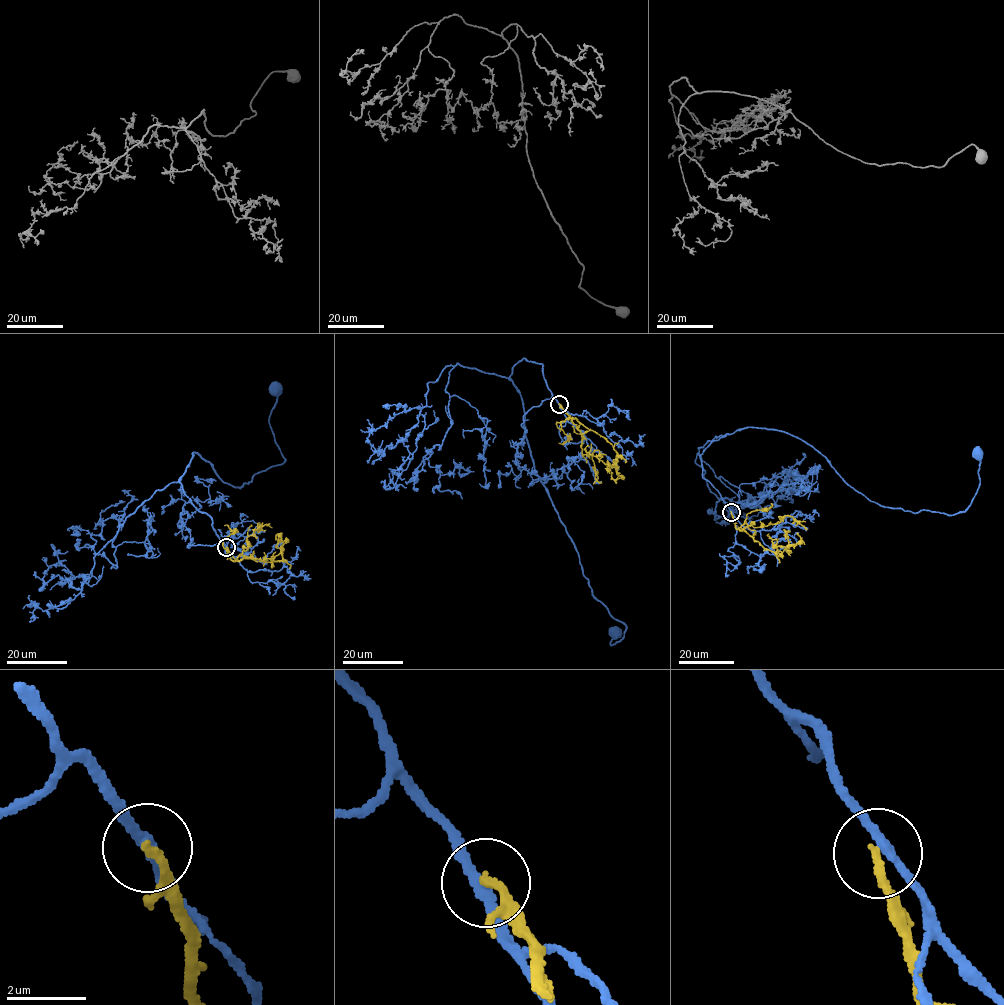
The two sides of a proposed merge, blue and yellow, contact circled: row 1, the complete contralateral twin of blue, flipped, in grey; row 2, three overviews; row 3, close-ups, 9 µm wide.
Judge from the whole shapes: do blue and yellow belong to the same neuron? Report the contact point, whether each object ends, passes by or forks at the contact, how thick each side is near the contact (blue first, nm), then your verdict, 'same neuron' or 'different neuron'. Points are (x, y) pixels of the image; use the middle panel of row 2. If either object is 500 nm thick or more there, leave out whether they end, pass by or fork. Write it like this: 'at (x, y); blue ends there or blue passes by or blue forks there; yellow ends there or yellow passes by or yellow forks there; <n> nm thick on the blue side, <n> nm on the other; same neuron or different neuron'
at (559, 404); blue passes by; yellow ends there; 240 nm thick on the blue side, 200 nm on the other; different neuron

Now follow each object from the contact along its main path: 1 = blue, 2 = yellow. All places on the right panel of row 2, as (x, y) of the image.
1: (731, 511), (700, 455), (749, 427), (797, 436), (870, 501), (913, 512), (964, 511), (978, 452)
2: (731, 512), (736, 528), (745, 531), (766, 549), (775, 551), (778, 546), (783, 546), (782, 552), (768, 534)

